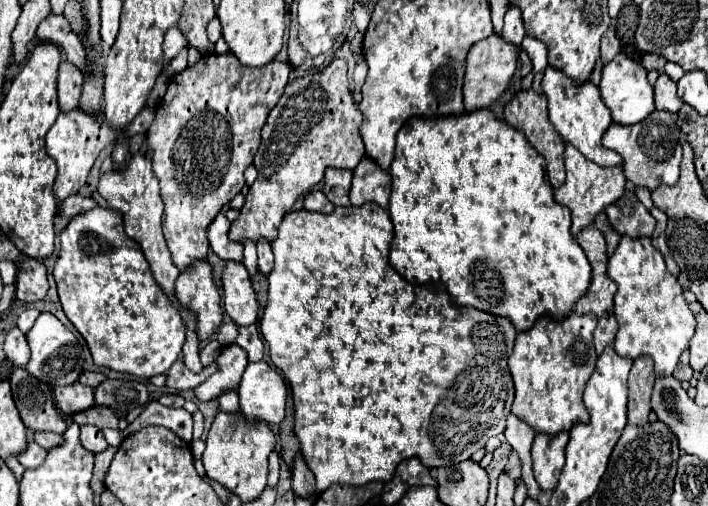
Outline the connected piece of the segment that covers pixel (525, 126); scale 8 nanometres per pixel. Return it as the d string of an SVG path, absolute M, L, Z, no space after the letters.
M533 89L529 91L521 91L519 95L515 95L515 99L505 107L505 113L503 113L503 119L525 133L525 137L529 139L529 143L545 157L547 161L547 179L549 183L557 189L559 185L563 185L565 181L565 141L561 139L561 135L553 129L553 125L549 123L549 111L547 111L547 97L545 95L539 95L535 93Z

